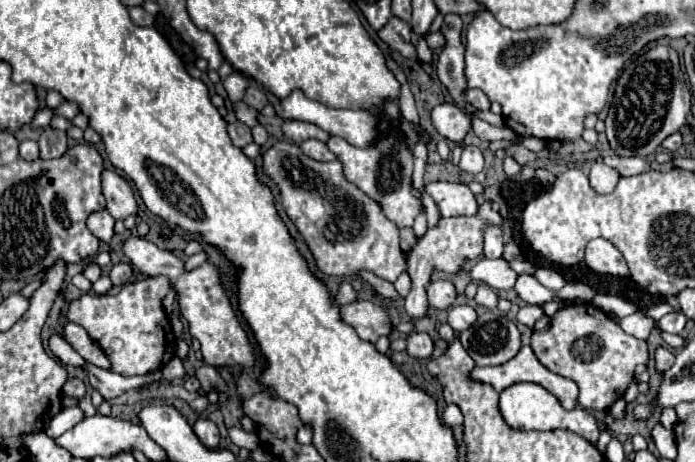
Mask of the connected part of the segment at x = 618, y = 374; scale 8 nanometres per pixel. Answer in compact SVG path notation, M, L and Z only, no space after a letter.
M593 304L563 306L551 316L545 332L531 336L531 348L545 362L545 368L571 378L579 386L579 404L591 410L609 410L619 400L633 380L635 366L649 362L647 342L639 340L611 320L601 308Z

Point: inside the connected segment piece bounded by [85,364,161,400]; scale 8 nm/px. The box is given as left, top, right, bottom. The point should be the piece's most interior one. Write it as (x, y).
(109, 384)

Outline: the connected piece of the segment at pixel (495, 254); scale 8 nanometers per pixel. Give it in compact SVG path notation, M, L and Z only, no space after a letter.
M497 226L485 230L485 256L487 258L501 258L503 256L503 234Z

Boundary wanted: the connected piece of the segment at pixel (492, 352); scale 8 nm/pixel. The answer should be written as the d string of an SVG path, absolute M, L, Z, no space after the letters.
M495 312L481 314L477 322L457 338L477 366L505 364L521 348L521 334L515 322Z

